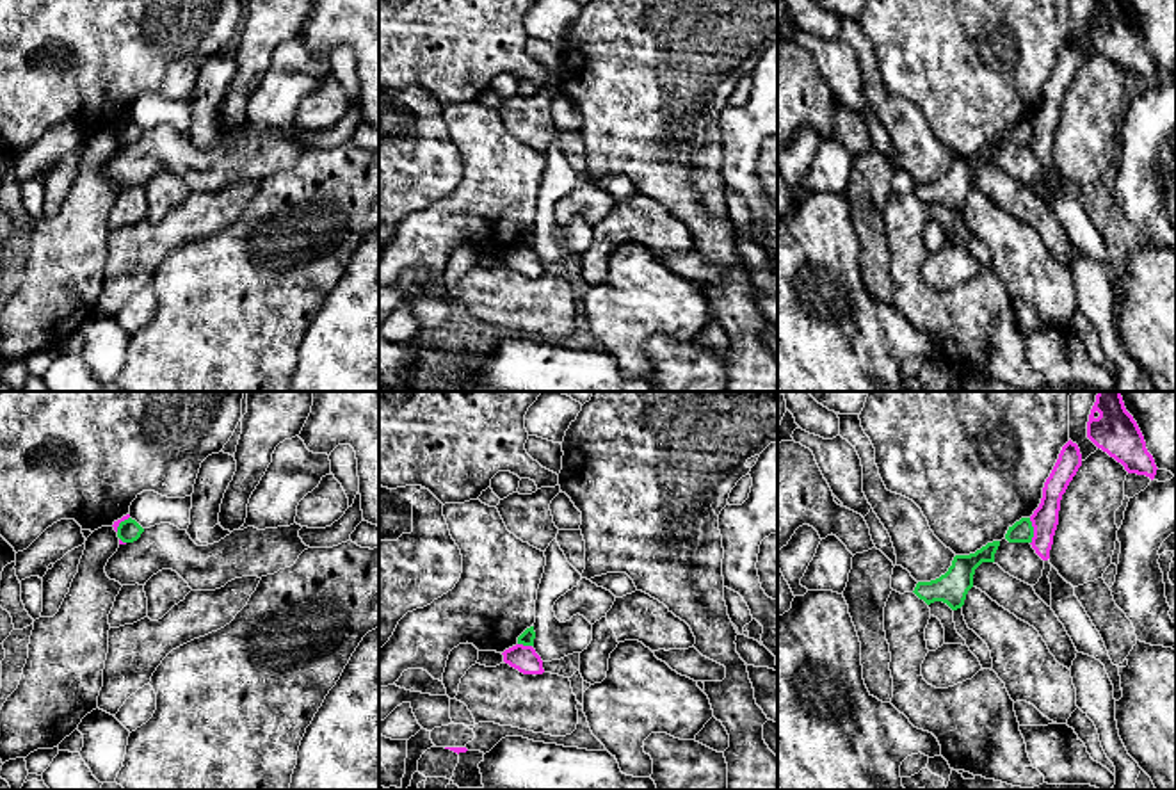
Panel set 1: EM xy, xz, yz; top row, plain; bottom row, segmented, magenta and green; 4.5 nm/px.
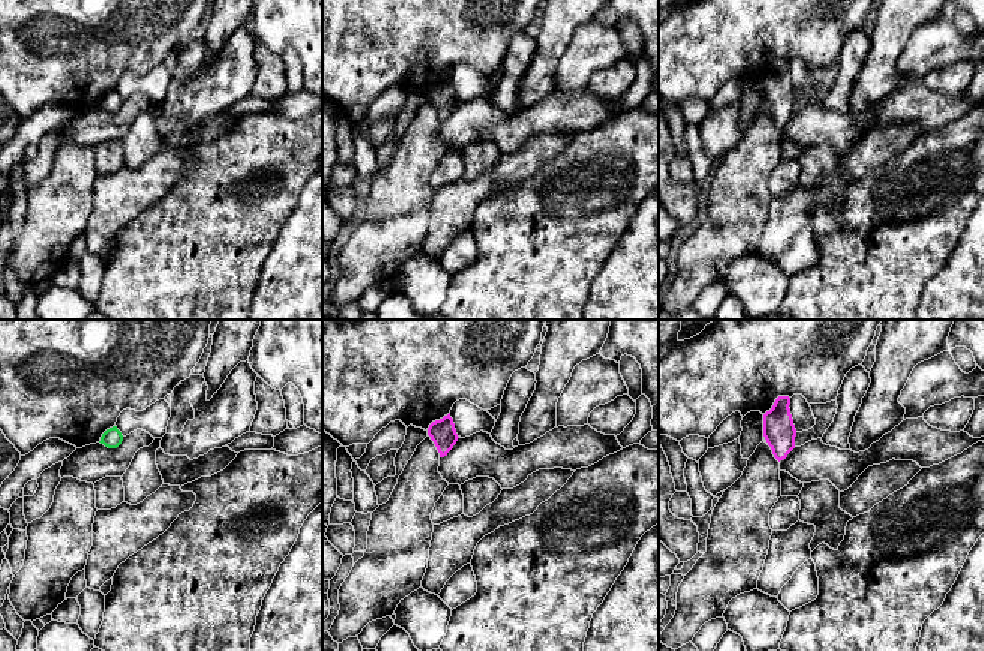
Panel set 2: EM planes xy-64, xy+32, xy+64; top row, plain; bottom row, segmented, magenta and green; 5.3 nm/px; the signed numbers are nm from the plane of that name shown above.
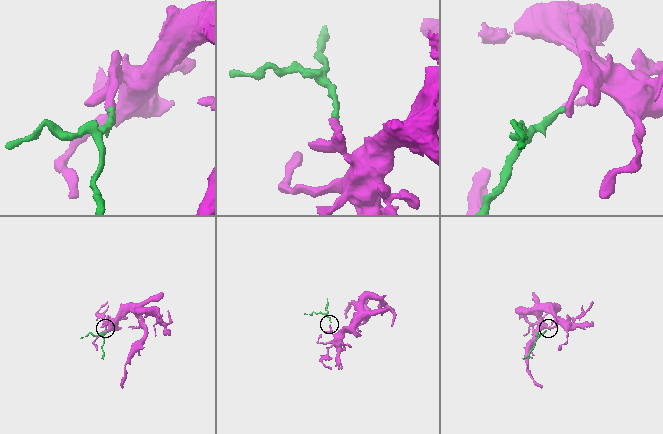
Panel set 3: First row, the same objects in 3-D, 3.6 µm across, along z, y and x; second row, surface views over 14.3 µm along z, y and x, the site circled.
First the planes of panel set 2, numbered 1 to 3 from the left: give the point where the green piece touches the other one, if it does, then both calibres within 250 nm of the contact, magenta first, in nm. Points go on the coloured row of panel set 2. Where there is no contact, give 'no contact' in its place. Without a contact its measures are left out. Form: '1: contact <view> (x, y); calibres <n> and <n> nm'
1: no contact
2: no contact
3: no contact

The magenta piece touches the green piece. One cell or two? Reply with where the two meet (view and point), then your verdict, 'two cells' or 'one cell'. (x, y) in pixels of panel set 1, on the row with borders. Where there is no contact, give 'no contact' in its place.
yz (1034, 531) | two cells

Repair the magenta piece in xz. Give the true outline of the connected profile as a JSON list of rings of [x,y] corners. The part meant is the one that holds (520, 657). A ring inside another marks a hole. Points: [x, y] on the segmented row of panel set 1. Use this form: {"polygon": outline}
{"polygon": [[[516,644],[503,653],[503,662],[523,674],[543,674],[543,660],[532,646]]]}

